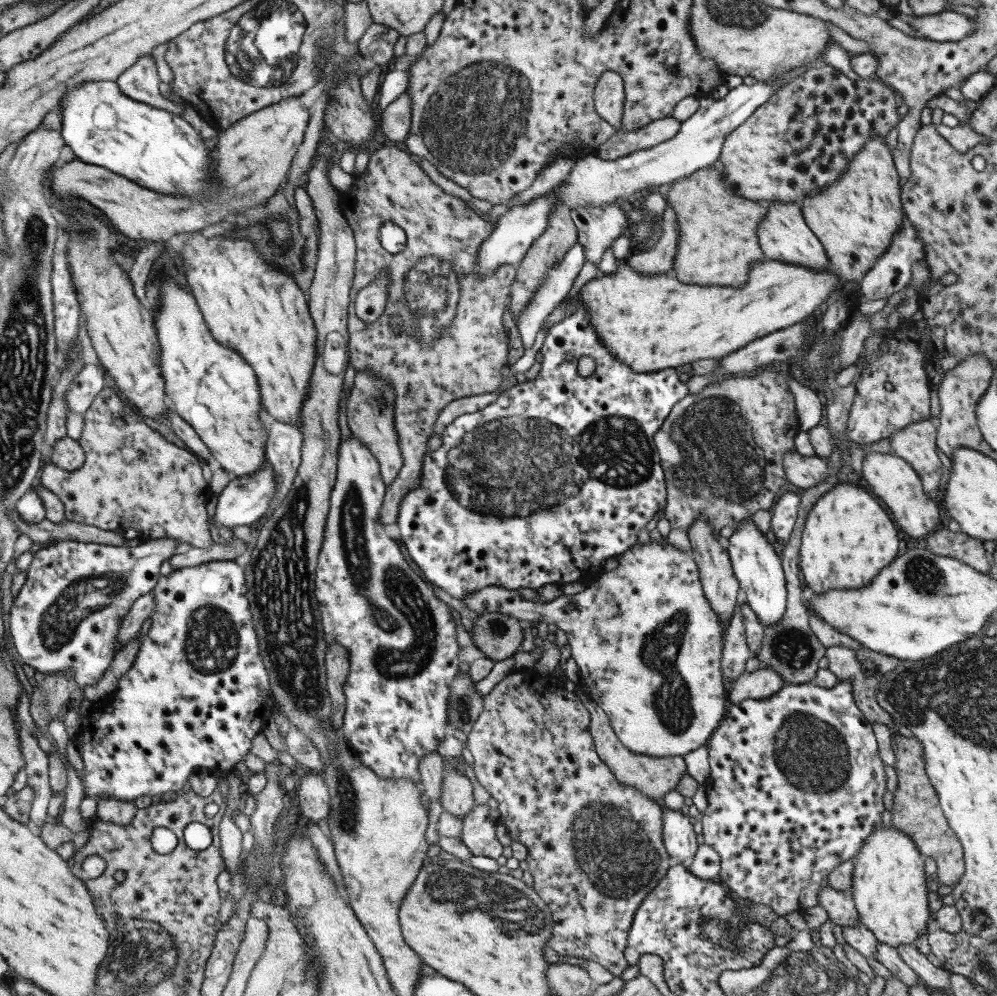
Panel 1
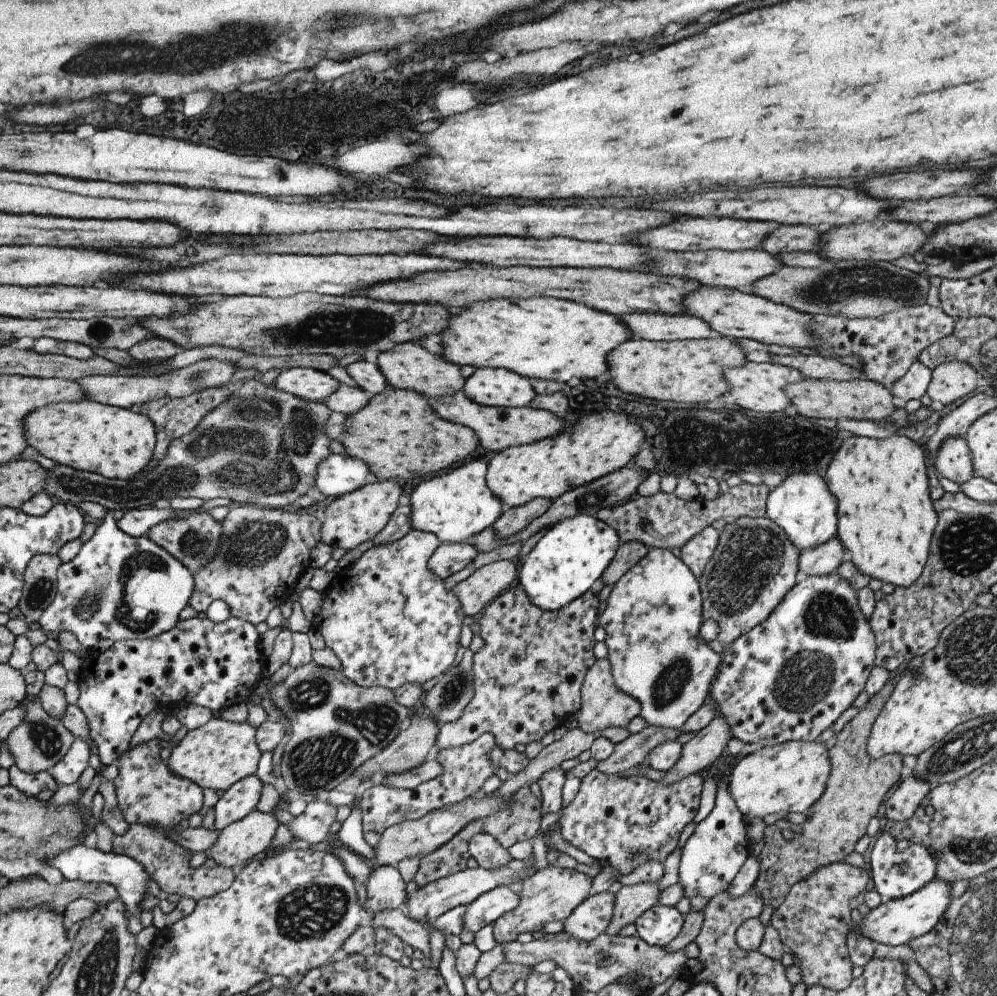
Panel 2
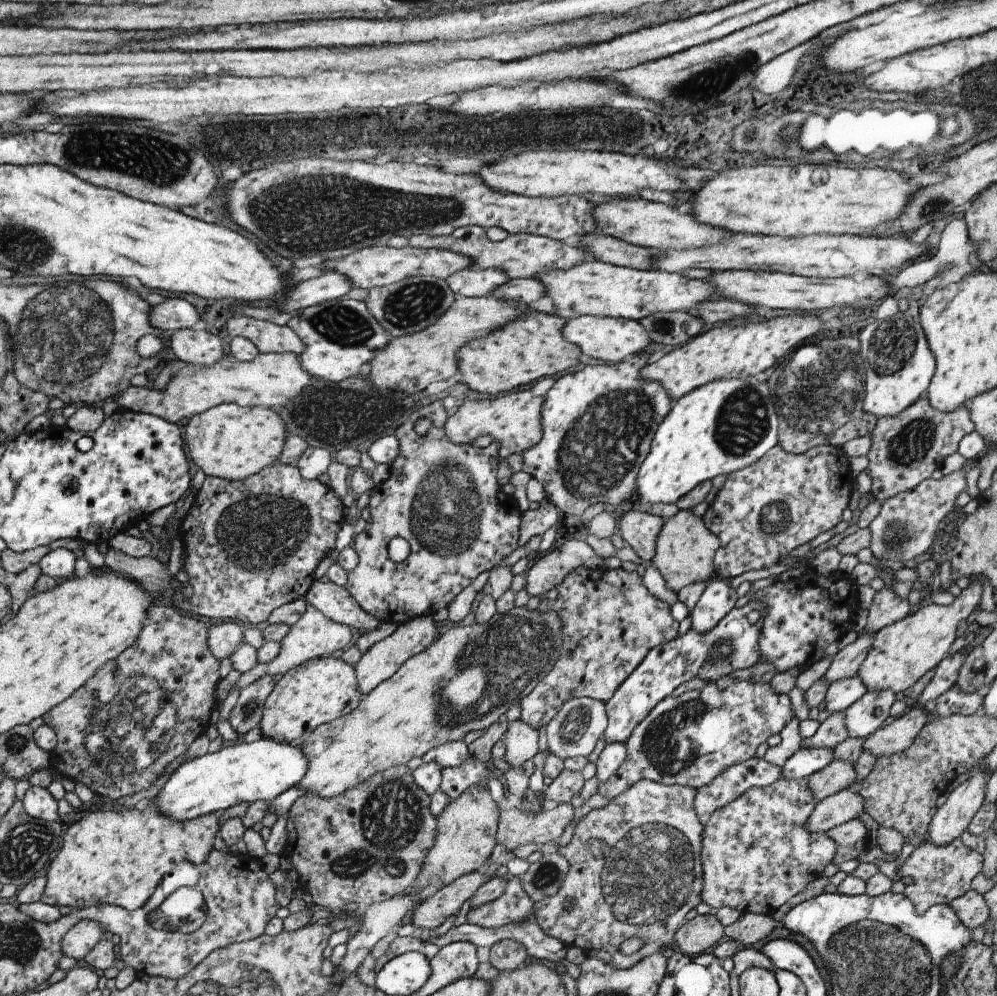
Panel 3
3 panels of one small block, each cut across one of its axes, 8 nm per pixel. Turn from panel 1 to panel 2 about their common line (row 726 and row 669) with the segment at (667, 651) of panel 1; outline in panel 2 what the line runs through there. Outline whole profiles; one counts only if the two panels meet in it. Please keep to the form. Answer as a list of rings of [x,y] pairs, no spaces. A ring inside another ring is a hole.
[[[651,548],[618,582],[607,598],[608,605],[599,616],[606,631],[603,640],[608,648],[613,679],[618,690],[641,704],[640,716],[649,725],[678,729],[709,700],[710,687],[721,663],[721,654],[710,649],[700,636],[703,623],[701,592],[695,574],[670,549]]]

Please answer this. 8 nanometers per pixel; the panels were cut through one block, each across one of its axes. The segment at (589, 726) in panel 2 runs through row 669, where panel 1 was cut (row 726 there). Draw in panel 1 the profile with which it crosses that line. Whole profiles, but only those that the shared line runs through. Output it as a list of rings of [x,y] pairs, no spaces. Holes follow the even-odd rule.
[[[582,689],[582,695],[579,699],[586,707],[586,710],[590,713],[590,733],[594,737],[594,747],[598,757],[602,762],[608,766],[608,769],[614,774],[614,776],[622,782],[622,784],[628,784],[632,788],[636,788],[638,792],[642,792],[644,796],[648,796],[651,801],[663,805],[663,799],[670,790],[676,790],[680,778],[687,774],[686,762],[682,756],[670,756],[667,758],[648,757],[645,755],[637,754],[637,752],[630,752],[630,749],[626,748],[615,732],[612,730],[609,716],[595,704],[590,697],[586,694],[586,690]]]

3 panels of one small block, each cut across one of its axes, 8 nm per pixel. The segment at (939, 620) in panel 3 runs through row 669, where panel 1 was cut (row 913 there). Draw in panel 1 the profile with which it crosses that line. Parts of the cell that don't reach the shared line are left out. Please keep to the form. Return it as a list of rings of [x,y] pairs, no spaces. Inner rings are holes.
[[[893,825],[889,828],[880,826],[866,838],[866,842],[862,844],[862,850],[858,852],[858,856],[854,856],[853,860],[854,872],[852,872],[850,893],[852,893],[856,911],[859,912],[859,920],[872,931],[877,940],[898,949],[898,946],[904,946],[904,944],[912,945],[918,936],[926,936],[931,930],[928,924],[930,924],[930,912],[933,908],[932,900],[930,900],[932,892],[928,891],[924,856],[920,854],[914,841]]]

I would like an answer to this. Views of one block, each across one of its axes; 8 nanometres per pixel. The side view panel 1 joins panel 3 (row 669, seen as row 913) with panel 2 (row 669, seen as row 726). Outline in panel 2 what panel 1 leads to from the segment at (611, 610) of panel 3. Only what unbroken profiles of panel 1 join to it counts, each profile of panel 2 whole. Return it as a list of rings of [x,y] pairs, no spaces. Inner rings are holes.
[[[515,582],[512,586],[509,586],[504,592],[501,592],[488,606],[484,607],[480,612],[479,618],[479,635],[482,637],[483,645],[474,652],[473,655],[473,696],[474,698],[469,702],[466,709],[462,711],[462,714],[458,717],[458,720],[447,722],[440,726],[440,730],[437,736],[437,745],[440,751],[443,748],[459,747],[471,742],[474,742],[479,736],[484,733],[490,733],[494,735],[495,744],[501,747],[504,752],[514,749],[514,746],[518,744],[530,744],[530,742],[536,742],[542,740],[548,733],[552,733],[556,727],[566,725],[570,718],[576,716],[579,708],[582,704],[581,688],[584,682],[586,673],[590,670],[590,667],[597,659],[594,657],[594,645],[597,643],[594,641],[594,630],[599,626],[596,618],[598,618],[598,594],[592,593],[592,591],[586,591],[581,597],[570,602],[566,606],[559,608],[557,611],[547,611],[543,608],[538,608],[528,598],[526,591],[523,590],[521,584]]]

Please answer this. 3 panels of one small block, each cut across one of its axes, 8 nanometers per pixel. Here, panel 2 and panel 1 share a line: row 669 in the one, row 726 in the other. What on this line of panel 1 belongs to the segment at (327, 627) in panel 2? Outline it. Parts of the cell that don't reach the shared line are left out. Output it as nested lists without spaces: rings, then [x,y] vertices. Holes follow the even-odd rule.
[[[350,434],[347,440],[339,443],[337,449],[337,479],[330,497],[330,511],[328,511],[328,518],[326,519],[324,543],[322,543],[320,555],[318,555],[314,594],[321,612],[327,650],[328,647],[332,647],[334,643],[337,643],[348,654],[349,672],[343,685],[346,708],[343,725],[341,726],[346,740],[350,742],[350,746],[356,752],[361,764],[372,769],[376,775],[388,780],[408,778],[418,787],[422,787],[419,765],[423,757],[426,754],[433,754],[433,752],[438,753],[436,750],[438,750],[440,742],[451,733],[448,726],[448,702],[450,702],[451,687],[455,680],[454,676],[459,671],[458,654],[460,644],[458,644],[457,640],[456,620],[450,613],[450,608],[432,591],[431,584],[424,581],[424,578],[421,578],[418,572],[412,569],[412,566],[408,564],[408,560],[404,558],[402,550],[400,550],[399,541],[388,536],[384,525],[380,523],[380,508],[382,508],[386,486],[382,480],[379,467],[378,461],[372,456],[372,452],[364,444],[361,444],[354,434]]]

